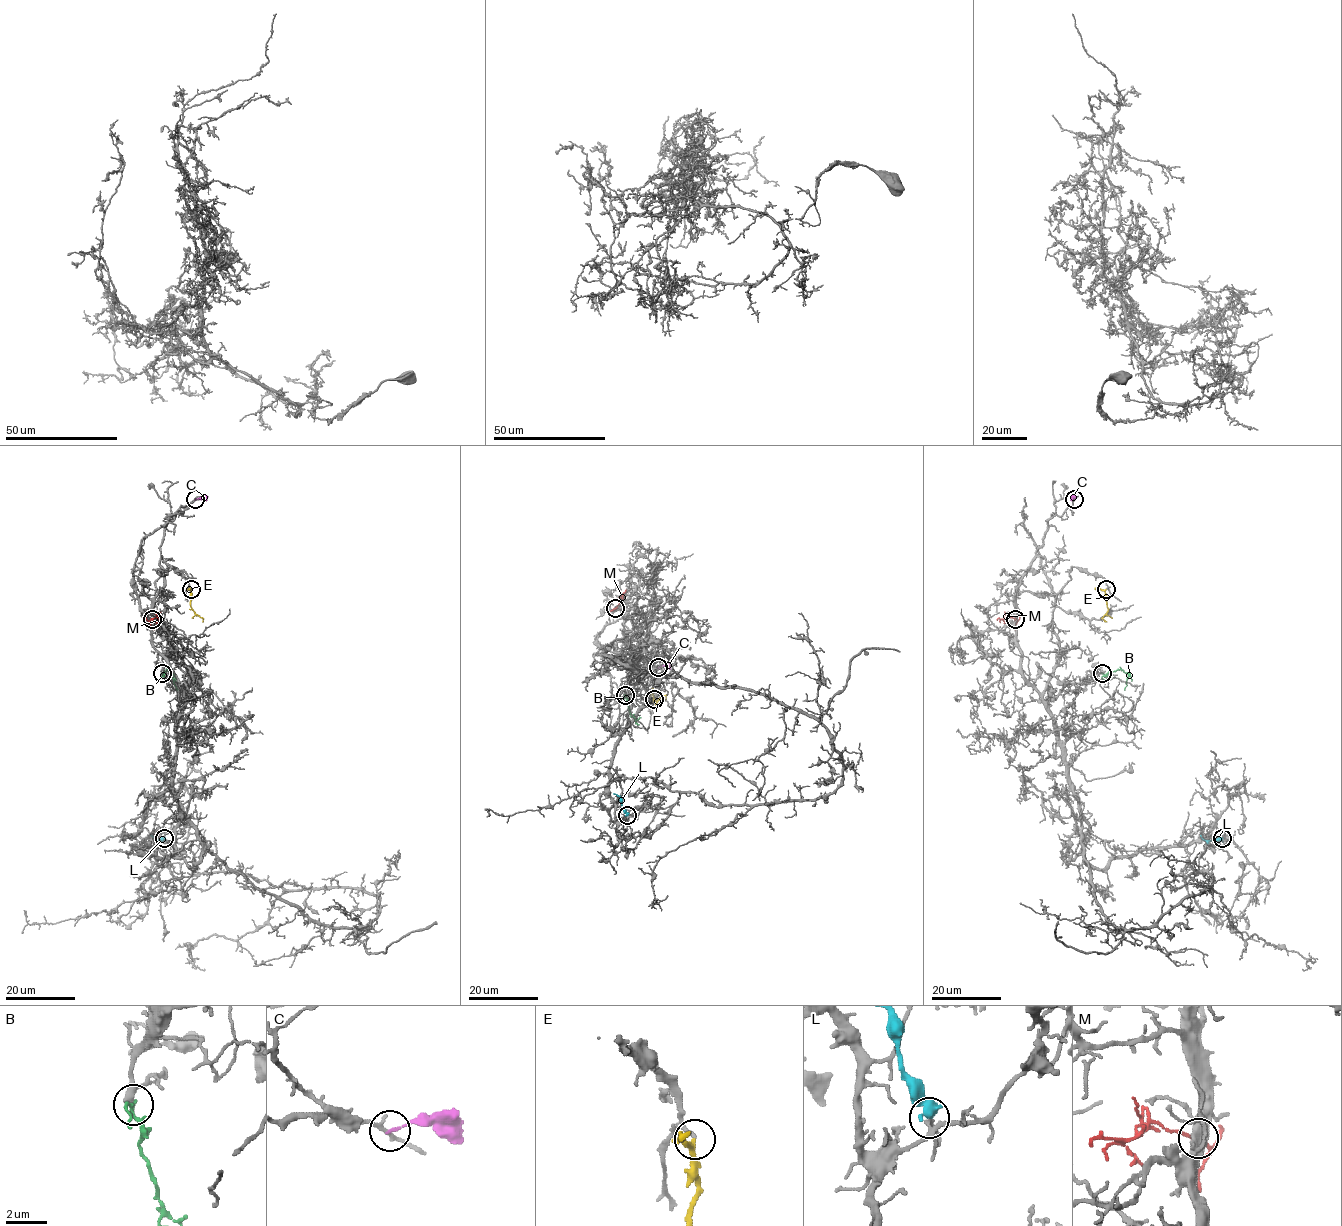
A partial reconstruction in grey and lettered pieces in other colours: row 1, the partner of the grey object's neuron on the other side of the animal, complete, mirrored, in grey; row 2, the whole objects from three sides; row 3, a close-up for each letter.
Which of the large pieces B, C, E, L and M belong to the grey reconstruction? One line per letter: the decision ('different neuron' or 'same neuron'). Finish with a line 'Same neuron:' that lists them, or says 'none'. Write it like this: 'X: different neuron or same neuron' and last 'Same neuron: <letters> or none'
B: different neuron
C: different neuron
E: same neuron
L: different neuron
M: same neuron
Same neuron: E, M

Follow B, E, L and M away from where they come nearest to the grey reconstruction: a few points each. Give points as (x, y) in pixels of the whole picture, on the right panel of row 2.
B: (1102, 673), (1122, 670), (1128, 675), (1124, 689)
E: (1105, 589), (1108, 611), (1103, 618), (1106, 622)
L: (1223, 838), (1206, 840), (1200, 834)
M: (1015, 618), (1006, 617), (997, 620)

